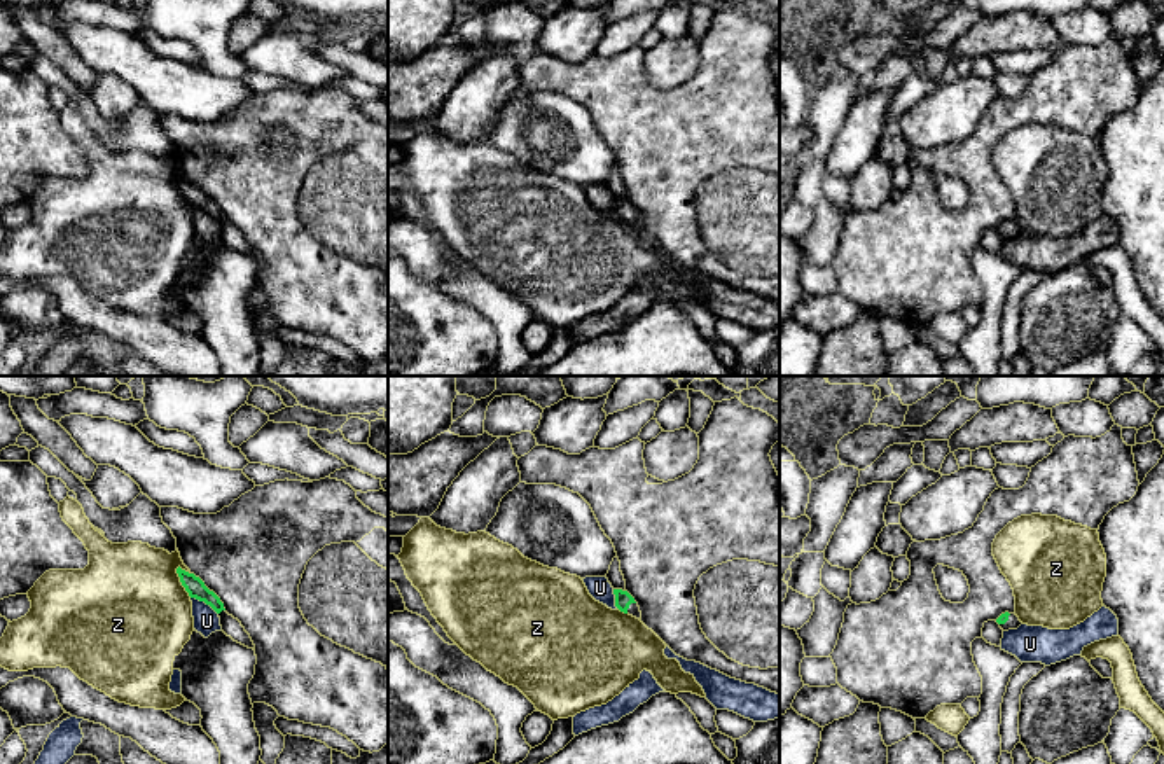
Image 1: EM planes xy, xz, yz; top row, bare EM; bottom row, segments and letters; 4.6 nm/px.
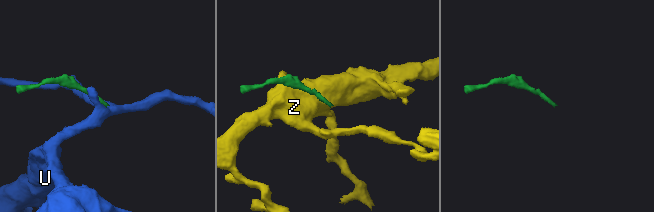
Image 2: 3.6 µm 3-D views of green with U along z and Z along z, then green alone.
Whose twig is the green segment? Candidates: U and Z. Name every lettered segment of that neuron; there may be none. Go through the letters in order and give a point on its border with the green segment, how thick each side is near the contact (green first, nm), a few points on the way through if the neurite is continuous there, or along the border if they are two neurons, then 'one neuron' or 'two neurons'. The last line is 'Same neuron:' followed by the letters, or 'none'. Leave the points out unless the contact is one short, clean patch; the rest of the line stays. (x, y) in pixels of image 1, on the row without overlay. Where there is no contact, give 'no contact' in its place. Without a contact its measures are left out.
U: meets green in xy at (205, 210); 90 nm thick on the green side, 120 nm on the other; border along xy (191, 205), (205, 210), (217, 222); two neurons
Z: meets green in xy at (180, 189); 90 nm thick on the green side, 500 nm on the other; two neurons
Same neuron: none

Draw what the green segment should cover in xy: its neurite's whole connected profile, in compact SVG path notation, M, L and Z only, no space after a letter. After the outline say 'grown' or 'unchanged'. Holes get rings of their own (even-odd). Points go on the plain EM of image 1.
M180 175L177 177L177 182L178 182L180 191L182 191L182 194L185 196L185 199L189 201L191 206L204 210L217 222L225 219L224 212L220 210L220 206L213 199L210 199L199 185L182 178Z; unchanged

